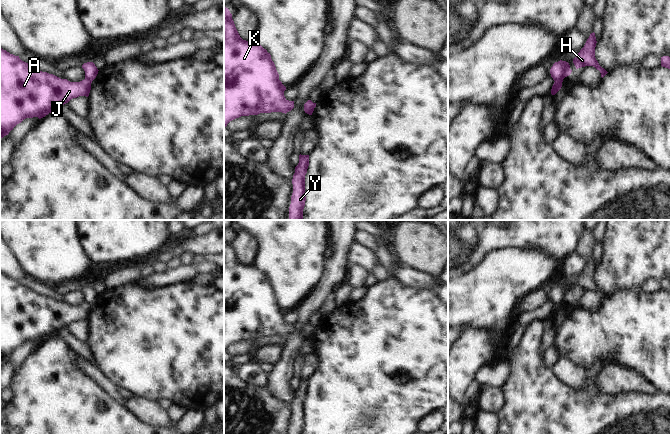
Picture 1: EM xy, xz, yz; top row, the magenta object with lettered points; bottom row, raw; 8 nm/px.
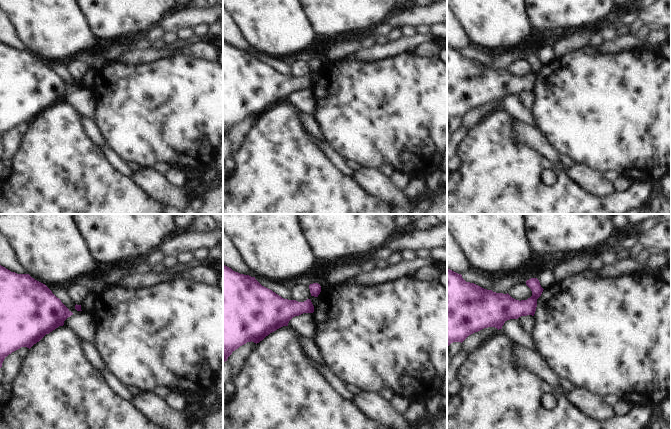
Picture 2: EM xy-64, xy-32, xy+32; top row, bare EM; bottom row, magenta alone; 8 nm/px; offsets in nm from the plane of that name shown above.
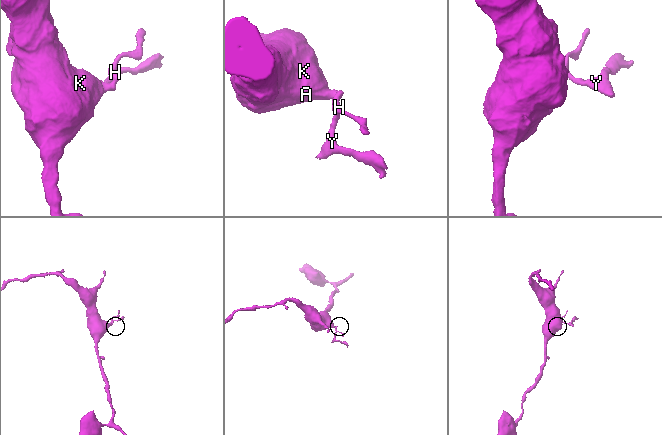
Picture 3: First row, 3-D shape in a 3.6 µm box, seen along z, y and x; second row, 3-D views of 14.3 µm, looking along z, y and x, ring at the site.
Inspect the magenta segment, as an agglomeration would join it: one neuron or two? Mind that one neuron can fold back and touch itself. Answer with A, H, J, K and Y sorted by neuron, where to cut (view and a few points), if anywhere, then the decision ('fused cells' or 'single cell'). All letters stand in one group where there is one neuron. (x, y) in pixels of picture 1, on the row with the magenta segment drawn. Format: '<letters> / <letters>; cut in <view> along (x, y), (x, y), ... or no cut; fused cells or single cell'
A J K / H Y; cut in yz along (562, 79), (555, 81); fused cells

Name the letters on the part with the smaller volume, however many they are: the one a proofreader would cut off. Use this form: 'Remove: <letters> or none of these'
Remove: H, Y

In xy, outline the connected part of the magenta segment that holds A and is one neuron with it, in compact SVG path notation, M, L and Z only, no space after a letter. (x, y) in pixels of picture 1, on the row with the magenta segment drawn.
M0 48L0 138L8 135L17 124L26 118L41 119L73 98L88 97L91 83L86 78L80 82L70 82L53 74L42 72L22 61L19 56Z

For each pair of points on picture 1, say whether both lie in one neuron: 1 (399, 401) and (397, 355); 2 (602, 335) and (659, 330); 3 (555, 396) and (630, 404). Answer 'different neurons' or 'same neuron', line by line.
1: same neuron
2: same neuron
3: same neuron

